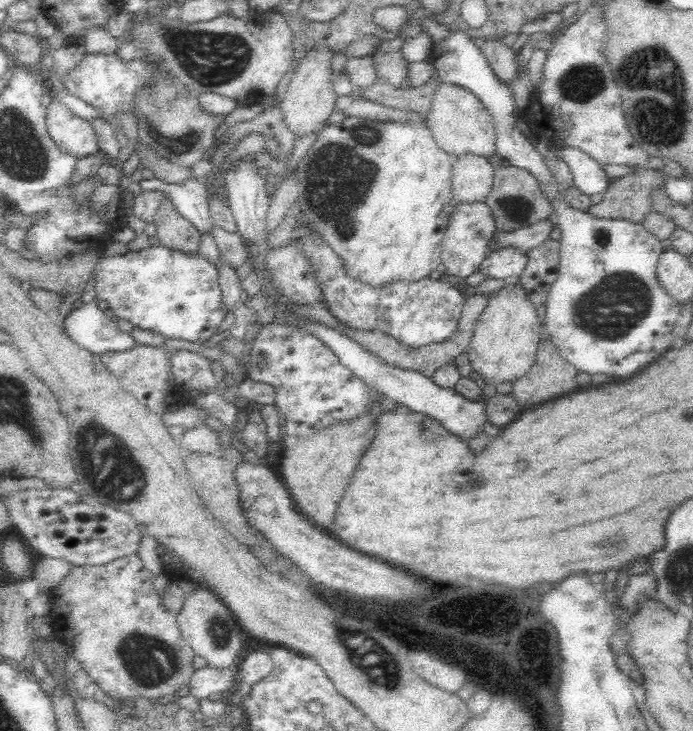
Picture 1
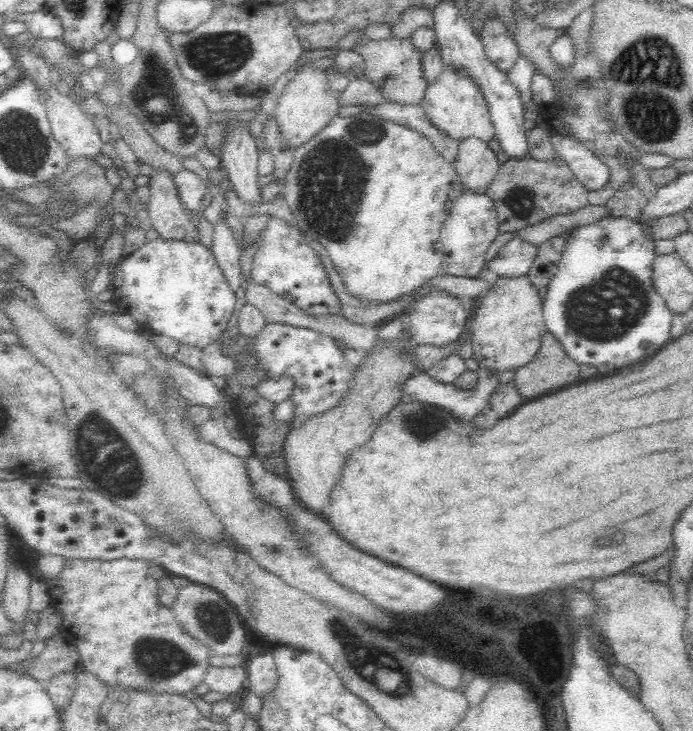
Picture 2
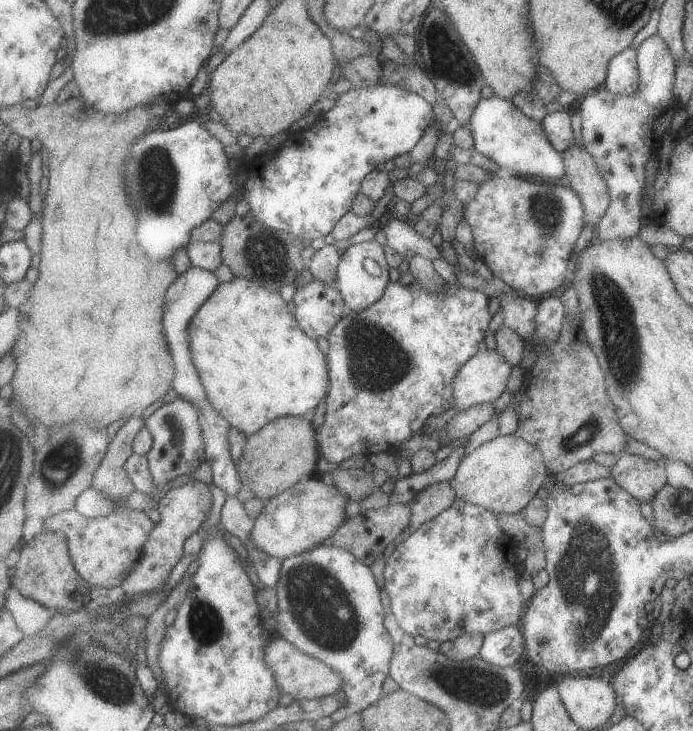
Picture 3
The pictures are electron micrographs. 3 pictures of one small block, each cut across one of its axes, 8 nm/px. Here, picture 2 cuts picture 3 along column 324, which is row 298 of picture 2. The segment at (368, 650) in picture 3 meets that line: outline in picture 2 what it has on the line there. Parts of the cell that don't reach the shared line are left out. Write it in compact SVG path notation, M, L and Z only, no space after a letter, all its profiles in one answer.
M624 216L602 218L592 225L572 230L557 272L547 284L543 313L547 331L560 339L574 361L590 366L604 362L622 368L646 358L646 354L654 354L664 342L672 339L670 329L674 314L654 290L651 279L652 263L657 256L654 241L644 238L637 221Z

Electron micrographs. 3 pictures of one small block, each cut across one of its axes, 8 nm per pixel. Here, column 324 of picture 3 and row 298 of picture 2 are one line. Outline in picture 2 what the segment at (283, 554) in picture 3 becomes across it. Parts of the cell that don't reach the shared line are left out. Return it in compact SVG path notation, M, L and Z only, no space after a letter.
M499 277L478 301L478 306L468 322L473 356L479 367L486 365L501 373L516 370L530 362L540 348L540 342L547 333L544 320L544 302L538 287L532 285L530 277Z

